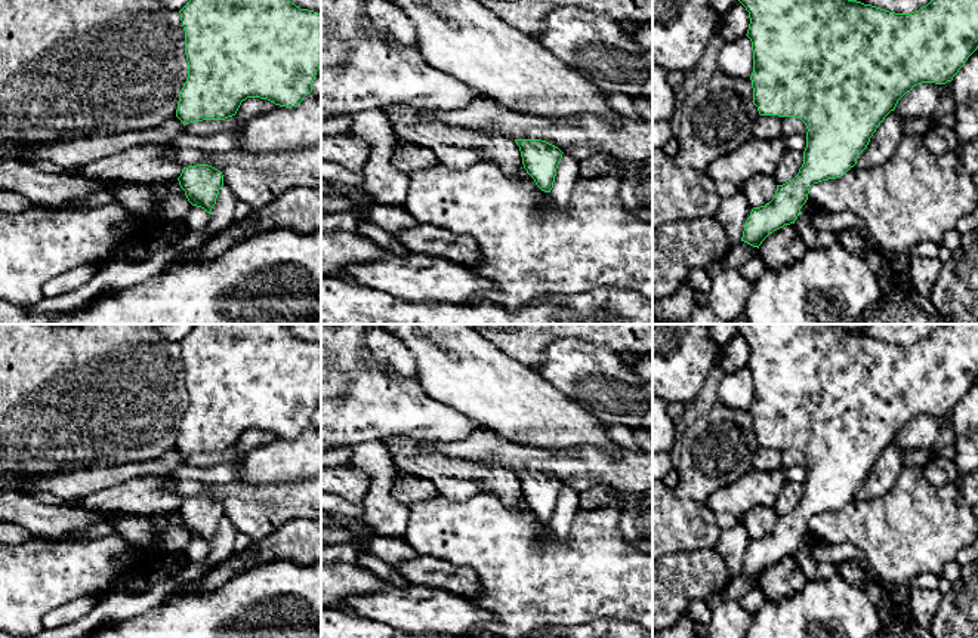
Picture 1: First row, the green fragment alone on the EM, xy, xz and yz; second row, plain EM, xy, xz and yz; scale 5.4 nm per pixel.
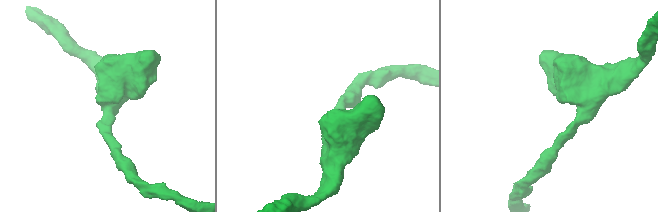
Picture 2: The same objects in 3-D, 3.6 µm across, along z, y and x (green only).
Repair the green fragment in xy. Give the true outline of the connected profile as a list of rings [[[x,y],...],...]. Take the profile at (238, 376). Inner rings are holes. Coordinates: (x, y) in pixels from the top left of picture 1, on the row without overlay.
[[[194,324],[179,342],[188,409],[176,449],[185,454],[225,451],[247,429],[297,438],[321,400],[321,346],[300,340],[284,324]]]

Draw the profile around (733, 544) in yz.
[[[741,520],[731,528],[721,530],[715,549],[726,563],[732,579],[741,573],[746,552],[750,548],[750,543],[752,537],[749,536],[749,531]]]

